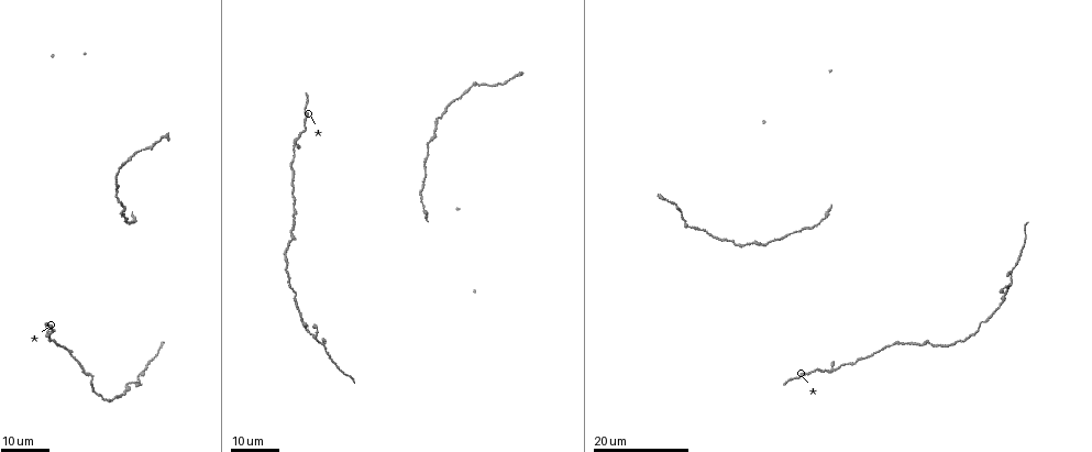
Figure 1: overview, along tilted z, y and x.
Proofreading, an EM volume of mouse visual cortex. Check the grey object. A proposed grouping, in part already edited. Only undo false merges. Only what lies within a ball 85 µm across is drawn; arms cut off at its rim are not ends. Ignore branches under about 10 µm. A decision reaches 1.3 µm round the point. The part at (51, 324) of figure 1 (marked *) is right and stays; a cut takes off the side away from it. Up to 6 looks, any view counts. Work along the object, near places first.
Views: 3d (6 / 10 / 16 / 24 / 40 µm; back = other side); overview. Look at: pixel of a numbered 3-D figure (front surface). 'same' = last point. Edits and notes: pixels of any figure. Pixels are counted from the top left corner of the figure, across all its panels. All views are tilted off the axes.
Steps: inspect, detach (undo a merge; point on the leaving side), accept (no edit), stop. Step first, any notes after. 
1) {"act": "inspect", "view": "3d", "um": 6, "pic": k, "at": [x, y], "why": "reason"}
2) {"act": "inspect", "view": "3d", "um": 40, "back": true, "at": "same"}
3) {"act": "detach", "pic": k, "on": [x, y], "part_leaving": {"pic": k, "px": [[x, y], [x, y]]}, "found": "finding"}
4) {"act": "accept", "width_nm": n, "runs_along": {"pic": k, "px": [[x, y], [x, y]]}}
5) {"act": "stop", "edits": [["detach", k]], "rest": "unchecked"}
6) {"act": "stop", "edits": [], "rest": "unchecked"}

{"act": "inspect", "view": "3d", "um": 16, "pic": 1, "at": [926, 341], "why": "sudden change in width"}

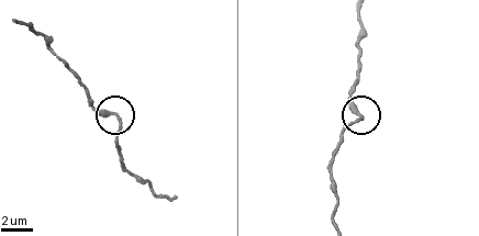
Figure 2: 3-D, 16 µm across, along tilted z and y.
{"act": "inspect", "view": "3d", "um": 6, "pic": 2, "at": [116, 118], "why": "zoom in"}

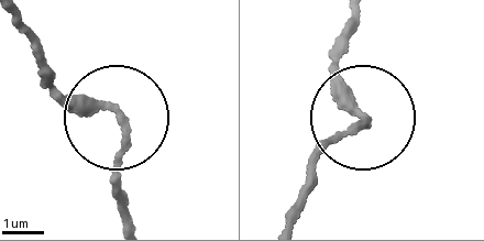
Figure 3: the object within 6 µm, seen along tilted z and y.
{"act": "accept", "runs_along": {"pic": 3, "px": [[12, 18], [56, 89], [122, 128], [116, 197]]}, "found": "one neuron here"}

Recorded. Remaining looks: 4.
{"act": "inspect", "view": "3d", "um": 24, "pic": 1, "at": [836, 369], "why": "side arm on a straight run"}

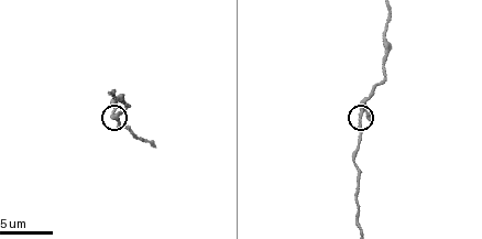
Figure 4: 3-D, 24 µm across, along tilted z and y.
{"act": "inspect", "view": "3d", "um": 10, "pic": 4, "at": [360, 118]}

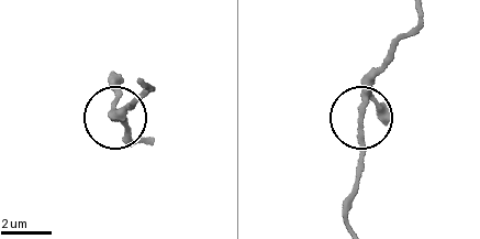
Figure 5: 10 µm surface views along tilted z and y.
{"act": "accept", "runs_along": {"pic": 5, "px": [[419, 15], [377, 74], [359, 115], [357, 186]]}, "found": "continuous, no second neuron"}

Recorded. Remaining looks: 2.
{"act": "inspect", "view": "3d", "um": 16, "pic": 1, "at": [464, 93], "why": "thick turns thin"}

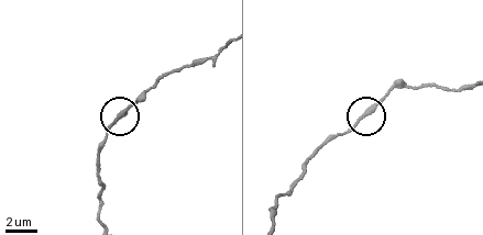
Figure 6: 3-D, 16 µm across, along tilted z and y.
{"act": "inspect", "view": "3d", "um": 6, "pic": 6, "at": [360, 119]}

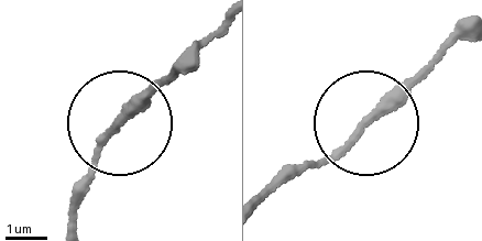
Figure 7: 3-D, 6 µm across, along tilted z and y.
{"act": "accept", "found": "all the same neuron"}

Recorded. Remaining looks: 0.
{"act": "stop", "edits": [], "rest": "unchecked"}

